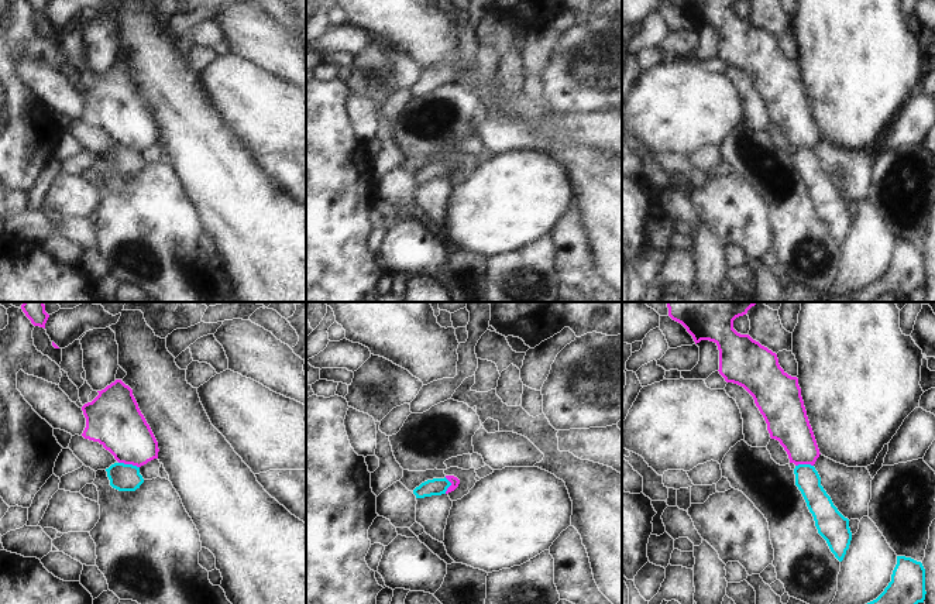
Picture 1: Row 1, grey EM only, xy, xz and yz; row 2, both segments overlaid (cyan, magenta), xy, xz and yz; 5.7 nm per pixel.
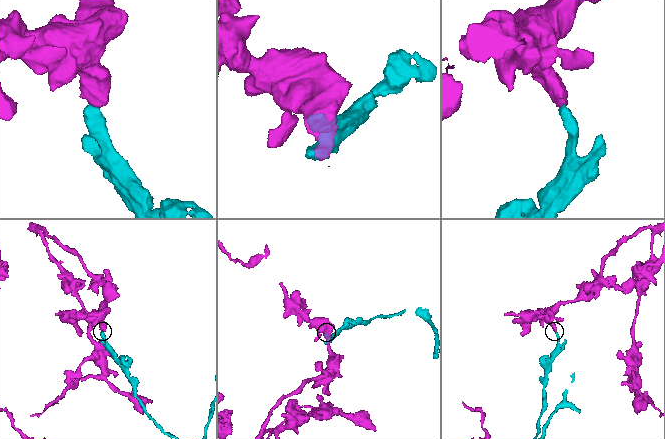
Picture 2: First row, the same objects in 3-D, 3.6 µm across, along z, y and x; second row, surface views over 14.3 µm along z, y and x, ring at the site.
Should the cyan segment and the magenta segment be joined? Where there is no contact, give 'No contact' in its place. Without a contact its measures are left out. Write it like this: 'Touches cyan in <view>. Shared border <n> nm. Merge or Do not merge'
Touches cyan in xy. Shared border 120 nm. Do not merge

